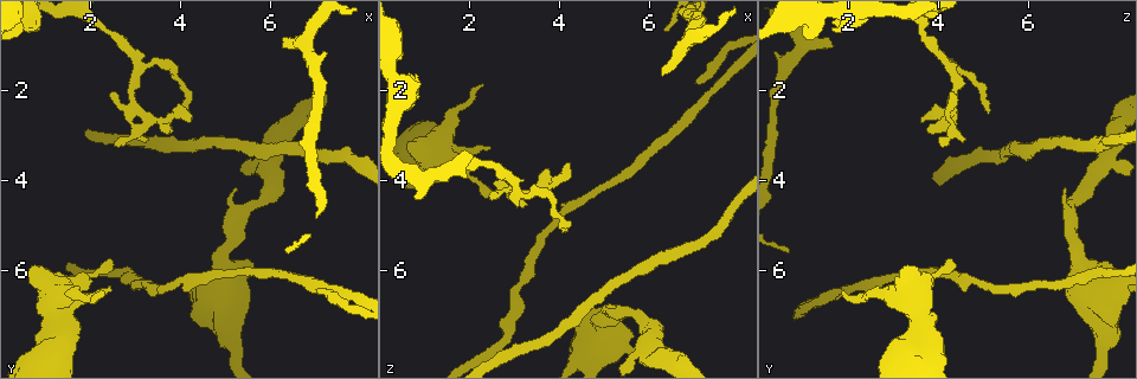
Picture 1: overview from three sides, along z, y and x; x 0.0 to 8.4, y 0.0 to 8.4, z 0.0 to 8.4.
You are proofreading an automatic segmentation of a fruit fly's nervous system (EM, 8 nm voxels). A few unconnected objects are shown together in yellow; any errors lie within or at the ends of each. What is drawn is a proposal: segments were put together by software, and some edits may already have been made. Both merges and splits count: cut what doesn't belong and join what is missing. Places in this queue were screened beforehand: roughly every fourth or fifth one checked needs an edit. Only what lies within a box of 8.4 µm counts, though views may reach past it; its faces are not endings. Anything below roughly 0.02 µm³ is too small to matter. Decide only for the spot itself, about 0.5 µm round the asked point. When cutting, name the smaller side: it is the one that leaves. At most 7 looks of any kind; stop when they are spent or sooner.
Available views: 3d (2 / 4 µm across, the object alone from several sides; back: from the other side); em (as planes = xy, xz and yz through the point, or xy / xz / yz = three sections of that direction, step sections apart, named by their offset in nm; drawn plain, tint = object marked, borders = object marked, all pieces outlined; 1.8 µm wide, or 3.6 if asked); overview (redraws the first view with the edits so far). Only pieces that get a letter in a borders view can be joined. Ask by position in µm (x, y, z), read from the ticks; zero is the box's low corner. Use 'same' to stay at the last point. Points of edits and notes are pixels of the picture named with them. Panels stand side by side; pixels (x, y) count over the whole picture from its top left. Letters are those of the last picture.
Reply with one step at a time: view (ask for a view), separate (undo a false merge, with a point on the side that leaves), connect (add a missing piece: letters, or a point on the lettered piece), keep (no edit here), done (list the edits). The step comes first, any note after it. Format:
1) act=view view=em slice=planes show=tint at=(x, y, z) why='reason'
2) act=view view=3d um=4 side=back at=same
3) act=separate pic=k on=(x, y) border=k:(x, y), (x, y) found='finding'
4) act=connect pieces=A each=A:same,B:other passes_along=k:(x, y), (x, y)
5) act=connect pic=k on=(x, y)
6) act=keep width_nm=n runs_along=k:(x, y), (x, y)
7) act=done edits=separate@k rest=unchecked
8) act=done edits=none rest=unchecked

act=view view=3d um=4 at=(2.40, 5.70, 4.30) why='an open end'

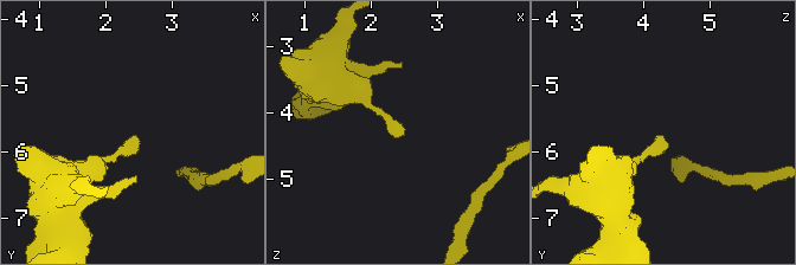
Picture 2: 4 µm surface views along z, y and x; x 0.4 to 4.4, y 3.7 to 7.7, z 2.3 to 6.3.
act=view view=em slice=xz step=8 show=borders at=(2.40, 5.70, 4.30)

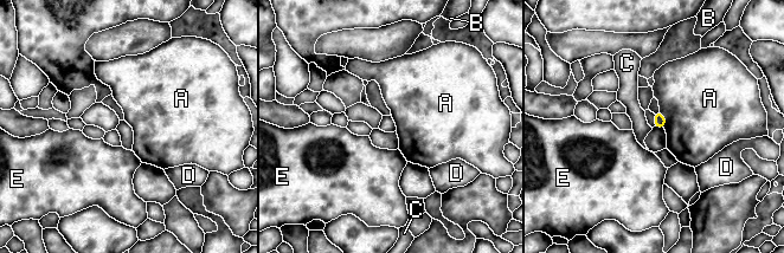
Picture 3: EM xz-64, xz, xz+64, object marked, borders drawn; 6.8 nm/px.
act=view view=em slice=planes show=borders at=same

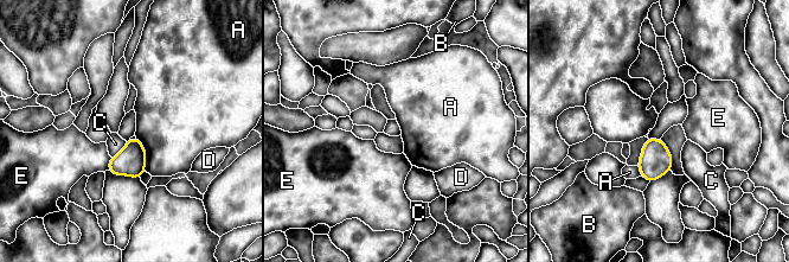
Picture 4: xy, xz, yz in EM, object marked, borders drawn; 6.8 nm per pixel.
act=keep longest_contact=A:260nm each=A:other,B:other,C:other,D:other,E:other found='none of them fits'

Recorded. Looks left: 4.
act=view view=em slice=planes show=borders at=(6.25, 1.05, 1.65)

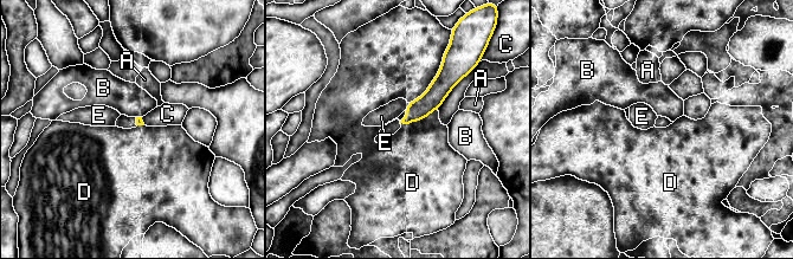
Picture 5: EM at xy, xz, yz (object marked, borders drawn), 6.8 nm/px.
act=connect pieces=E each=A:other,B:other,C:other,D:other,E:same found='the cell continues'

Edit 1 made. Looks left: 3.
act=view view=3d um=2 at=(4.15, 2.55, 5.15) why='branch stops here'

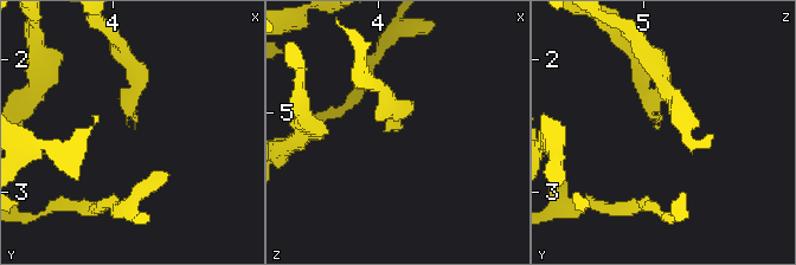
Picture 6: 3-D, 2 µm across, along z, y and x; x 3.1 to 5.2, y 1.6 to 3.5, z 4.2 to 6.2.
act=view view=em slice=planes show=borders at=(4.16, 2.50, 5.12)

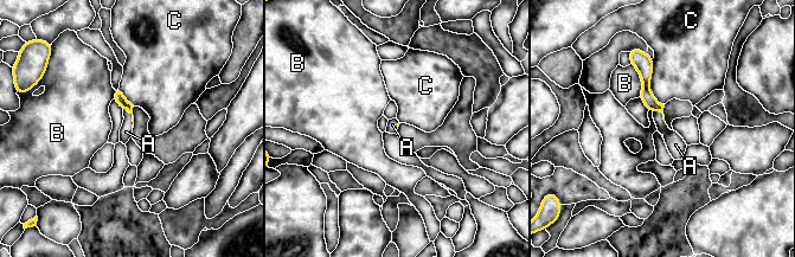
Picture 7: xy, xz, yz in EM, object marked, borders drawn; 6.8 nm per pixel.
act=connect pieces=A each=A:same,B:other,C:other passes_along=7:(652, 104), (661, 111), (675, 145) found='the cell continues'

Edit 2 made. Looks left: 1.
act=done edits=connect@5,connect@7 rest=unchecked

